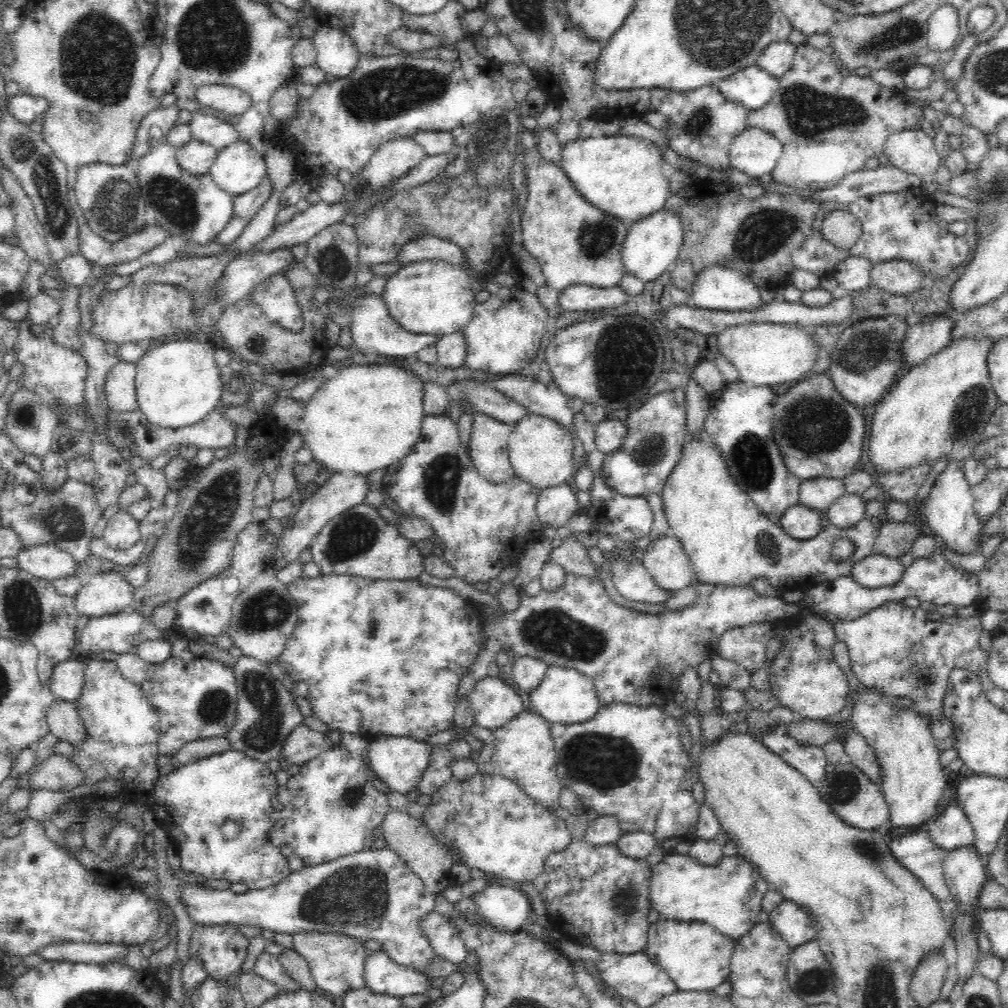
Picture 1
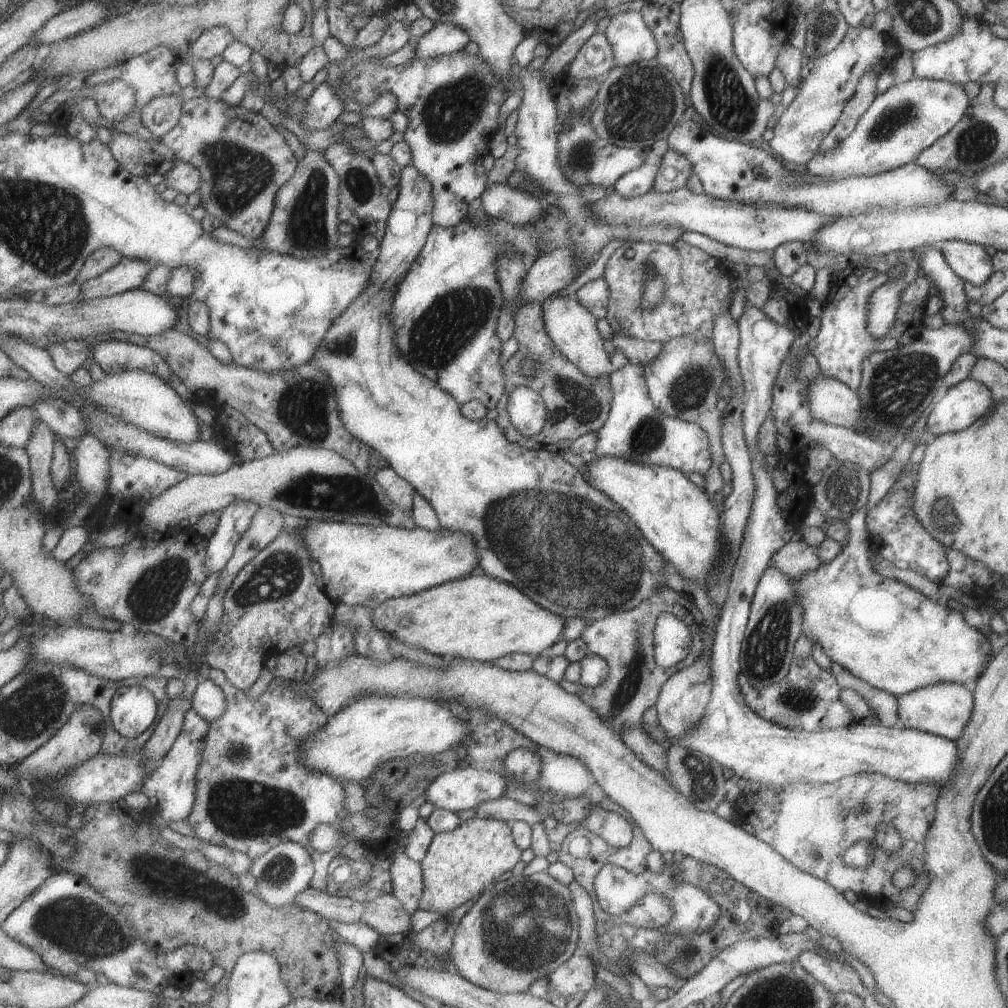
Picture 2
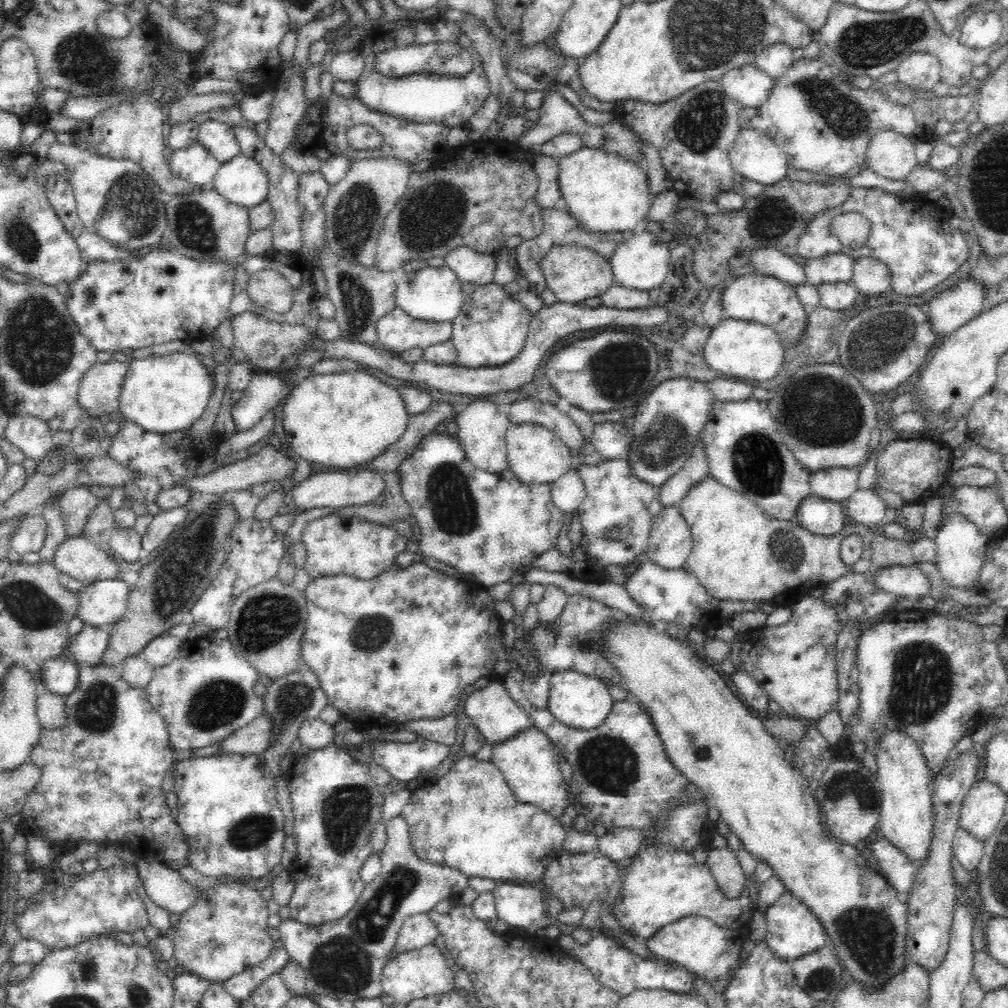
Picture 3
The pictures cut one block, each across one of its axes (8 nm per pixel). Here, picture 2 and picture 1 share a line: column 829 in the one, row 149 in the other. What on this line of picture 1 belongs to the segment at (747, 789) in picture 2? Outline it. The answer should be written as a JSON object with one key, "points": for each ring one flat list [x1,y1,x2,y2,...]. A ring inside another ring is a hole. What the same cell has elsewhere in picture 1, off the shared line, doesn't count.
{"points":[[807,43,796,47,791,67,781,77,778,77,778,80,778,90,776,90,774,96,768,101,768,104,764,106,764,108,760,108,760,110,749,111,747,118,748,127,761,128,772,134,772,136,776,137,782,143,782,154,779,156,776,166,769,172,773,181,778,184,791,186,792,188,809,188,814,191,836,186,846,174,852,174,852,172,864,169,867,160,872,160,872,158,878,159,882,154,884,155,884,144,886,144,888,136,903,131,904,129,910,130,920,128,918,119,923,116,922,109,918,109,916,105,912,105,908,102,908,100,906,100,906,94,904,94,902,89,888,88,876,83,870,75,860,77,855,74,855,72,840,67,838,68,838,66,836,66,836,57,830,50,816,49]]}

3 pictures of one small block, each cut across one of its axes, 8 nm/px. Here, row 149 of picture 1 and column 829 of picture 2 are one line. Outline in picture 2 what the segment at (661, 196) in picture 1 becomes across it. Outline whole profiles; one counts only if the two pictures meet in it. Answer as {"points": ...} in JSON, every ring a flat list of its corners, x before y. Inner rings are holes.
{"points":[[863,506,845,521,849,542,833,560,822,563,819,568,797,580,789,578,793,598,801,606,803,636,820,644,830,662,843,666,855,678,864,680,873,688,887,691,896,697,937,682,953,682,971,687,978,678,979,668,987,664,992,656,987,638,975,627,968,626,961,613,955,612,947,602,929,599,902,581,879,575,868,559,869,537,865,517]]}

